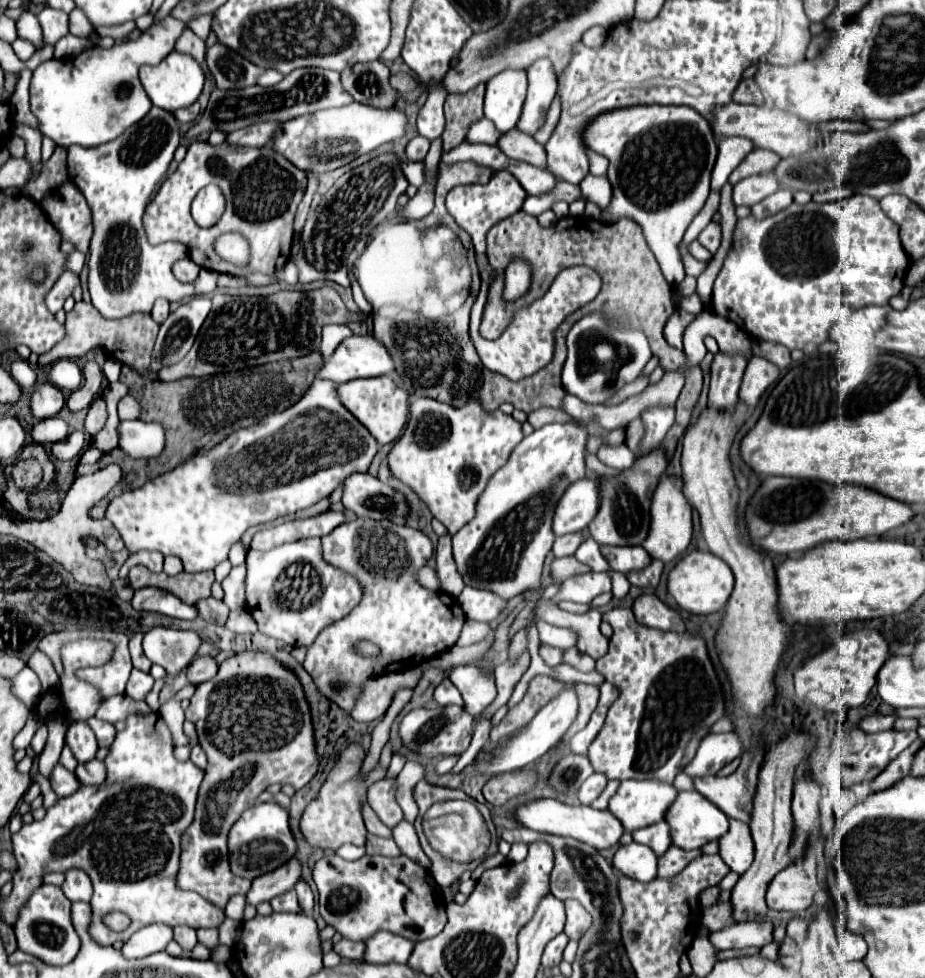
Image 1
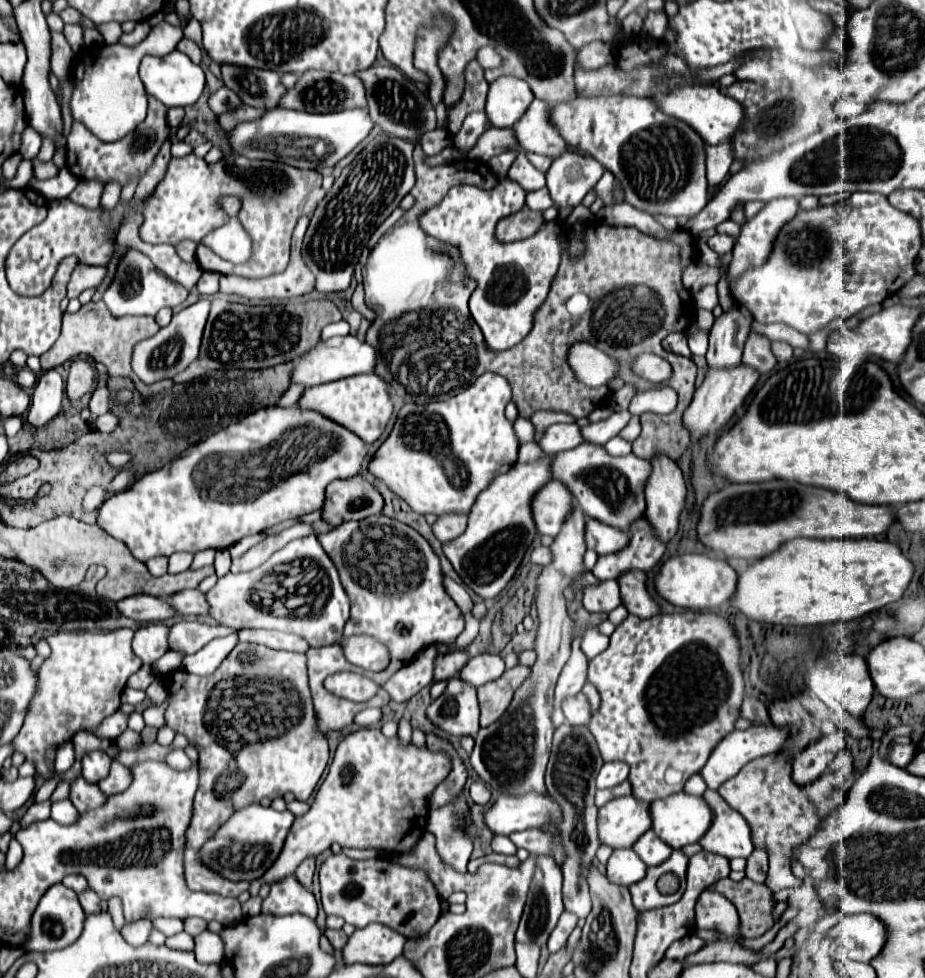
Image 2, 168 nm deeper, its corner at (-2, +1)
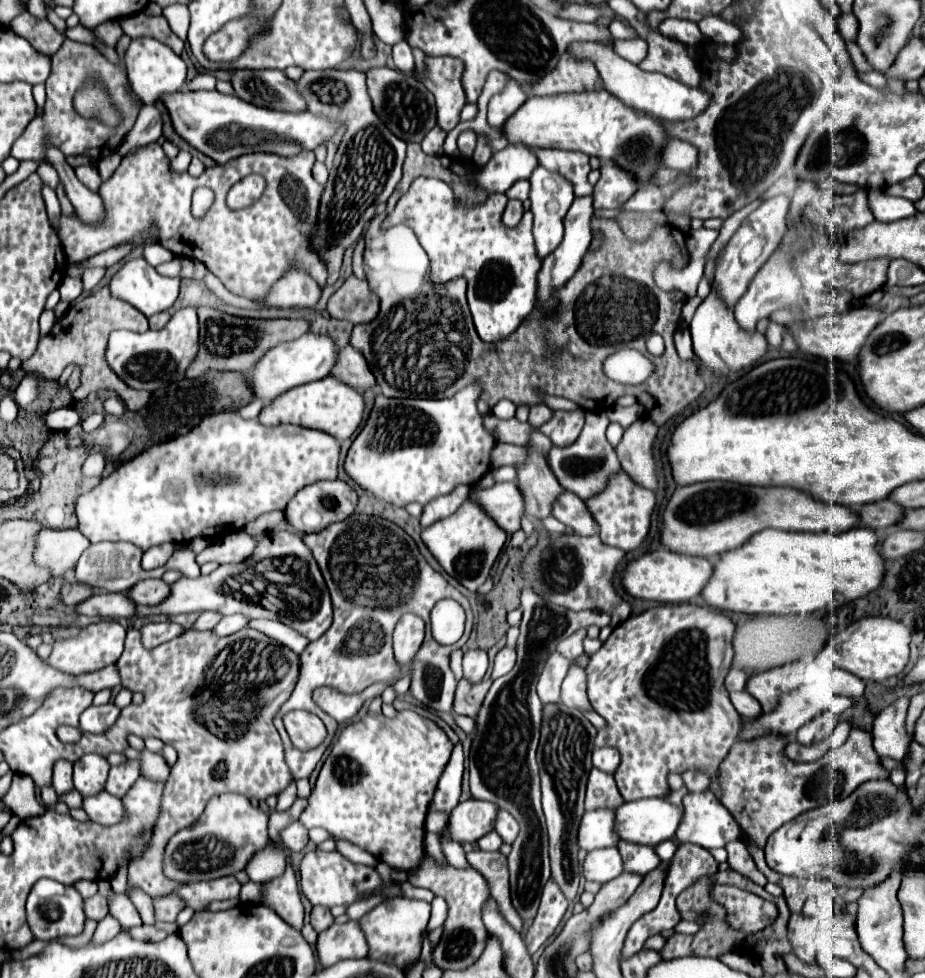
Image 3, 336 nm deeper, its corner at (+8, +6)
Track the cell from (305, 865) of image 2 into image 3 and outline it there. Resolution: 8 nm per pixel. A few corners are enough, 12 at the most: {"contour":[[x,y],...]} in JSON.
{"contour":[[300,820],[290,822],[280,840],[298,852],[308,842],[308,830]]}

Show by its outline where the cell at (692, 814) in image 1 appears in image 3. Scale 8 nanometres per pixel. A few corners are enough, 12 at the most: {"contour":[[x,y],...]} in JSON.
{"contour":[[662,798],[626,802],[616,836],[656,846],[674,836],[682,808]]}

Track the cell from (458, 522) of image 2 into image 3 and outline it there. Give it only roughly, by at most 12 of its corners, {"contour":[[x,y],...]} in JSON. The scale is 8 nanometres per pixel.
{"contour":[[460,484],[450,494],[424,506],[422,528],[454,514],[468,498],[470,486]]}

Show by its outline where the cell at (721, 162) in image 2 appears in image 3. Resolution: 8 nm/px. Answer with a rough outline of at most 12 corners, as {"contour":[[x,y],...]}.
{"contour":[[666,140],[662,166],[688,170],[698,150],[680,140]]}

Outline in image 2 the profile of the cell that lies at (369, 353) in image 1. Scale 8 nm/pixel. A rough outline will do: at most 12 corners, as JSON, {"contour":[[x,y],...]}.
{"contour":[[356,335],[332,337],[294,361],[306,387],[372,373],[376,351]]}

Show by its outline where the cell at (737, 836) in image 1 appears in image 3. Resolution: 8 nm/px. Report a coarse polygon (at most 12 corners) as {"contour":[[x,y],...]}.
{"contour":[[710,790],[682,798],[682,844],[706,850],[740,840],[740,826]]}

